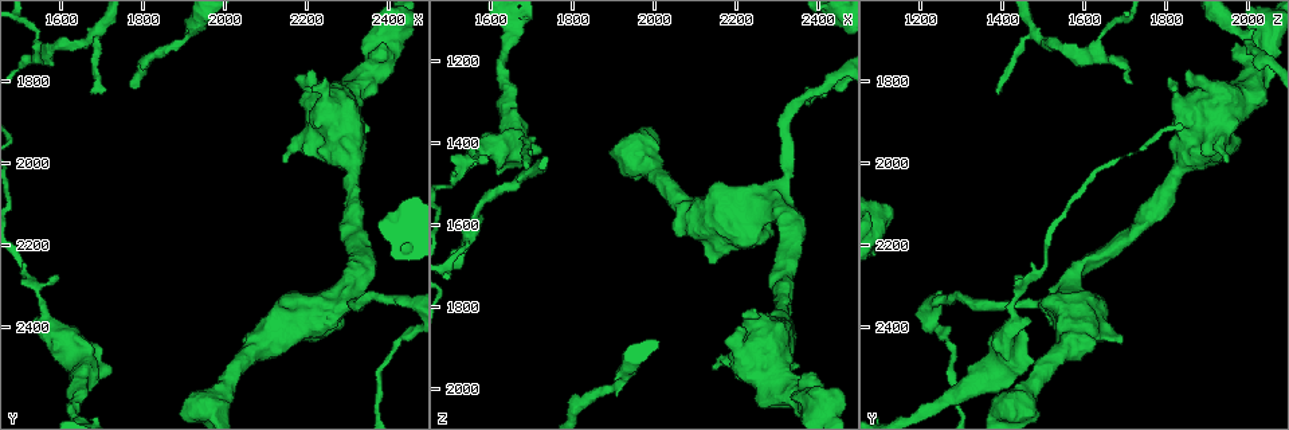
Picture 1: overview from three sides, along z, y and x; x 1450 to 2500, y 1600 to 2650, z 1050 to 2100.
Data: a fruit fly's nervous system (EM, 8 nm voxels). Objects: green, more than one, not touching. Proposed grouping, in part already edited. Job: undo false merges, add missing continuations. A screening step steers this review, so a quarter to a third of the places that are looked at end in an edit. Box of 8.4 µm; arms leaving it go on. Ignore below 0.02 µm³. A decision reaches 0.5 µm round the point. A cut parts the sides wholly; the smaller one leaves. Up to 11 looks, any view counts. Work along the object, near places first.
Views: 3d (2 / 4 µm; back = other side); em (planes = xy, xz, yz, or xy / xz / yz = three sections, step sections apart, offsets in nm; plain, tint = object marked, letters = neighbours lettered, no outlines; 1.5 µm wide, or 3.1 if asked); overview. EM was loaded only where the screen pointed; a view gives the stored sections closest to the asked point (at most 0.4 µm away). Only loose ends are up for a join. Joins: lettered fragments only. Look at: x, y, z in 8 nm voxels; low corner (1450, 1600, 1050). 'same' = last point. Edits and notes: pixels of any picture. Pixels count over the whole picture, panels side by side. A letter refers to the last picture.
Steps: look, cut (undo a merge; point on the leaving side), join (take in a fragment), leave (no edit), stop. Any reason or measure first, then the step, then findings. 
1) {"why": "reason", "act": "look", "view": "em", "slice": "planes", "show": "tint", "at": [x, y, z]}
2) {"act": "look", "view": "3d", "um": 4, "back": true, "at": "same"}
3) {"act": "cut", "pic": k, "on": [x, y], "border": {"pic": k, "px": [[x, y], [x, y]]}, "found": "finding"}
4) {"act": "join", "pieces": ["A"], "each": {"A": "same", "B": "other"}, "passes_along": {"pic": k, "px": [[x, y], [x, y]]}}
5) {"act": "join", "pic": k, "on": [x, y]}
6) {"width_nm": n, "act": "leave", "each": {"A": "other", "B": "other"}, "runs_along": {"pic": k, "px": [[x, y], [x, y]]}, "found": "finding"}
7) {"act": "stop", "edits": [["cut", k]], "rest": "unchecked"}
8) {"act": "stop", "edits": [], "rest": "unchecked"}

{"why": "branch stops here", "act": "look", "view": "3d", "um": 4, "at": [2140, 2430, 1690]}

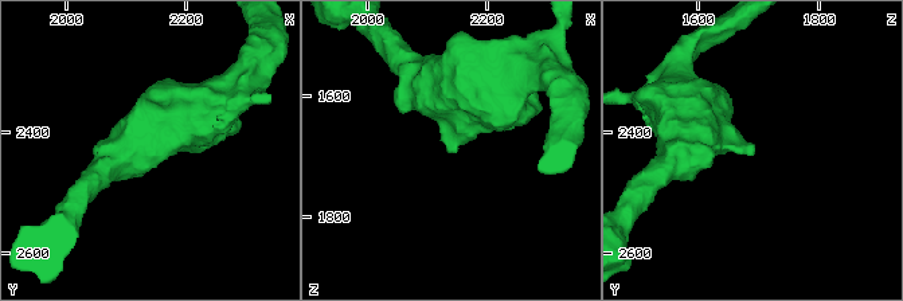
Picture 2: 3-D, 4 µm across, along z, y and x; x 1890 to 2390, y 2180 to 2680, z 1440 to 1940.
{"why": "shape alone is not enough", "act": "look", "view": "em", "slice": "yz", "step": 8, "show": "letters", "at": [2140, 2425, 1695]}

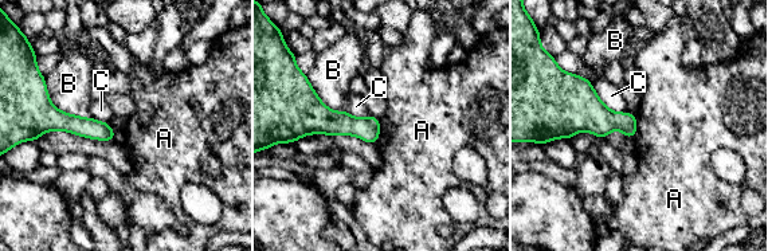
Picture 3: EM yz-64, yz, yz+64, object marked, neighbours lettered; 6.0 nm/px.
{"act": "leave", "each": {"A": "other", "B": "other", "C": "other"}, "runs_along": {"pic": 3, "px": [[47, 104], [62, 121], [110, 136]]}, "found": "none of them fits"}

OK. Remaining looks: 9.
{"why": "calibre changes", "act": "look", "view": "em", "slice": "planes", "show": "tint", "at": [2320, 2350, 1485]}

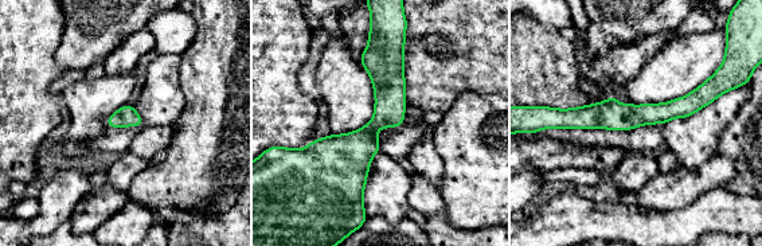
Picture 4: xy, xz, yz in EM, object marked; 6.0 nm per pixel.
{"act": "look", "view": "em", "slice": "planes", "show": "letters", "at": "same"}

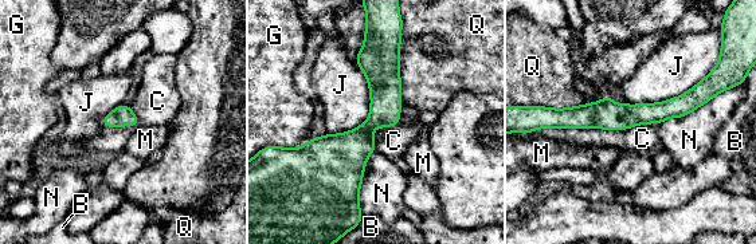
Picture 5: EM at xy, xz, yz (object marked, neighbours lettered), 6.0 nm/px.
{"width_nm": 120, "act": "leave", "each": {"B": "other", "C": "other", "G": "other", "J": "other", "M": "other", "N": "other", "Q": "other"}, "border": {"pic": 5, "px": [[658, 122], [625, 129], [541, 129]]}, "found": "all the same neuron"}

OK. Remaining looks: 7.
{"why": "sudden change in width", "act": "look", "view": "em", "slice": "planes", "show": "tint", "at": [1890, 1705, 2000]}

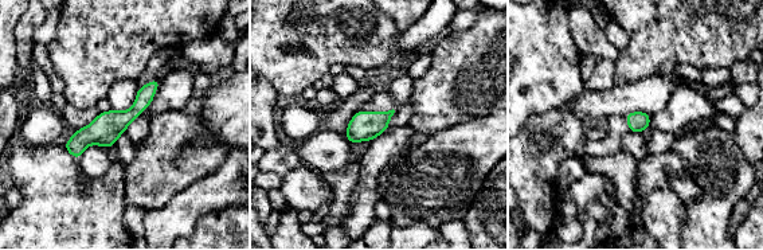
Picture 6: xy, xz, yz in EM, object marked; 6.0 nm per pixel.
{"why": "what lies round it", "act": "look", "view": "em", "slice": "planes", "show": "letters", "at": "same"}

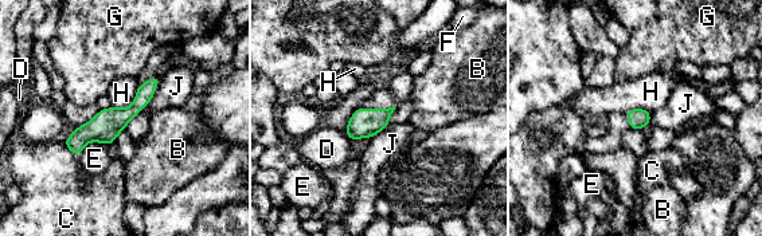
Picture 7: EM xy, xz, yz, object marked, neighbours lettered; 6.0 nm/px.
{"act": "leave", "each": {"B": "other", "C": "other", "D": "other", "E": "other", "F": "other", "G": "other", "H": "other", "J": "other"}, "border": {"pic": 7, "px": [[139, 85], [131, 105], [112, 106]]}, "found": "all the same neuron"}

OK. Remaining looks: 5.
{"why": "thin end", "act": "look", "view": "3d", "um": 2, "at": [1595, 2270, 1440]}

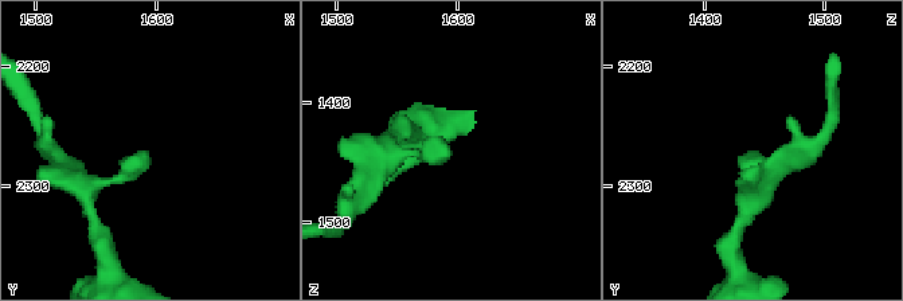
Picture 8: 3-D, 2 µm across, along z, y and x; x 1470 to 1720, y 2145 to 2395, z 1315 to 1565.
{"act": "look", "view": "em", "slice": "planes", "show": "letters", "at": [1590, 2272, 1446]}

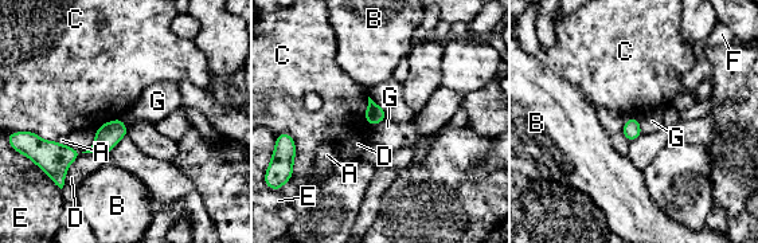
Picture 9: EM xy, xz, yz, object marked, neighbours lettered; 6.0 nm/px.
{"act": "leave", "each": {"A": "other", "B": "other", "C": "other", "D": "other", "E": "other", "F": "other", "G": "other"}, "border": {"pic": 9, "px": [[636, 117], [643, 132]]}, "found": "no lettered fragment goes on from it"}

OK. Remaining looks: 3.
{"act": "stop", "edits": [], "rest": "unchecked"}

